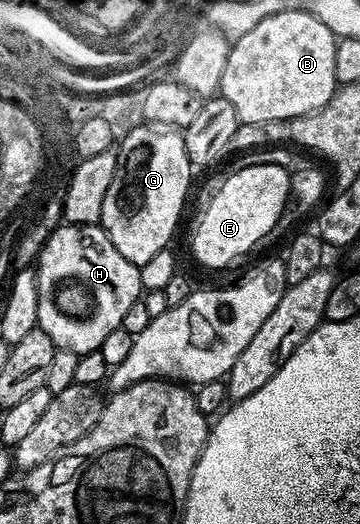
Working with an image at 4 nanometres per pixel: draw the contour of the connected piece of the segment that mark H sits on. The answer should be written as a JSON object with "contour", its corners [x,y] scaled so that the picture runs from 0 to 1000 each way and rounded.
{"contour":[[[167,429],[117,469],[100,496],[106,527],[106,622],[144,643],[164,670],[242,677],[281,664],[283,655],[333,630],[344,601],[389,571],[383,511],[372,510],[300,460],[272,429]]]}

